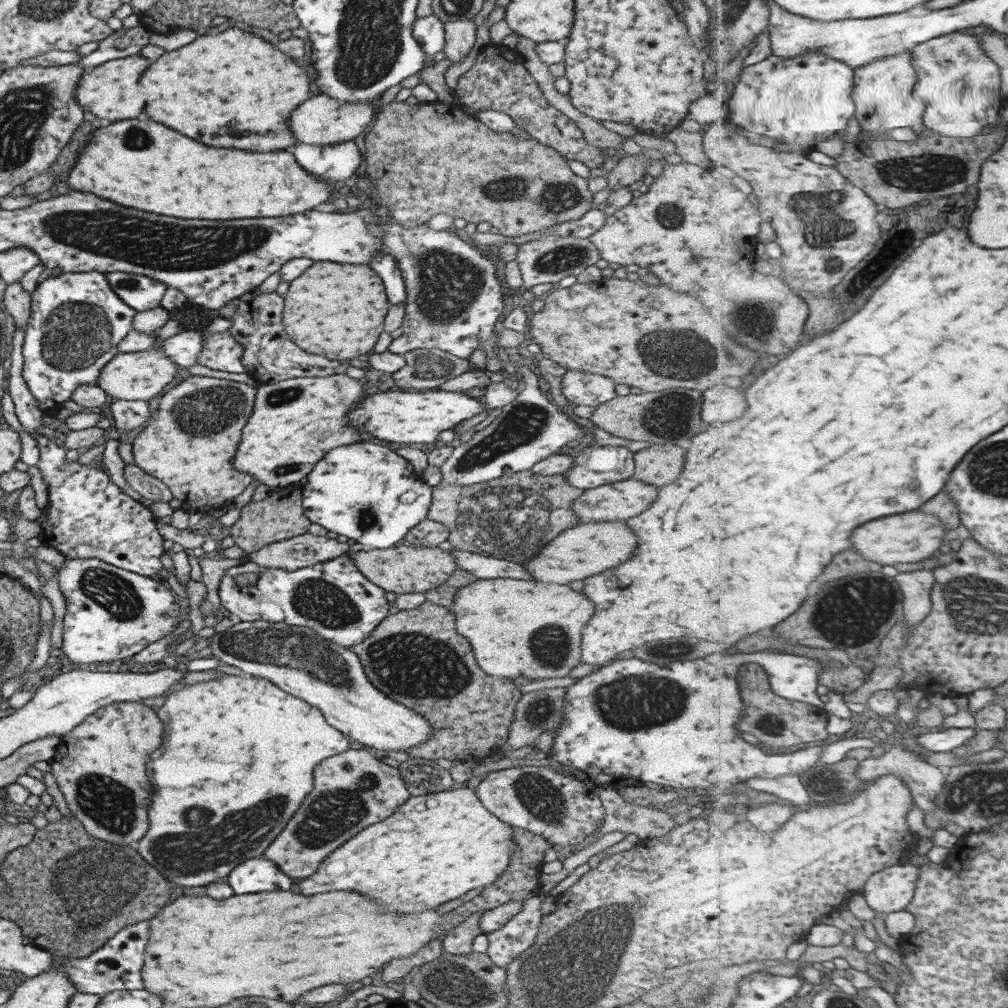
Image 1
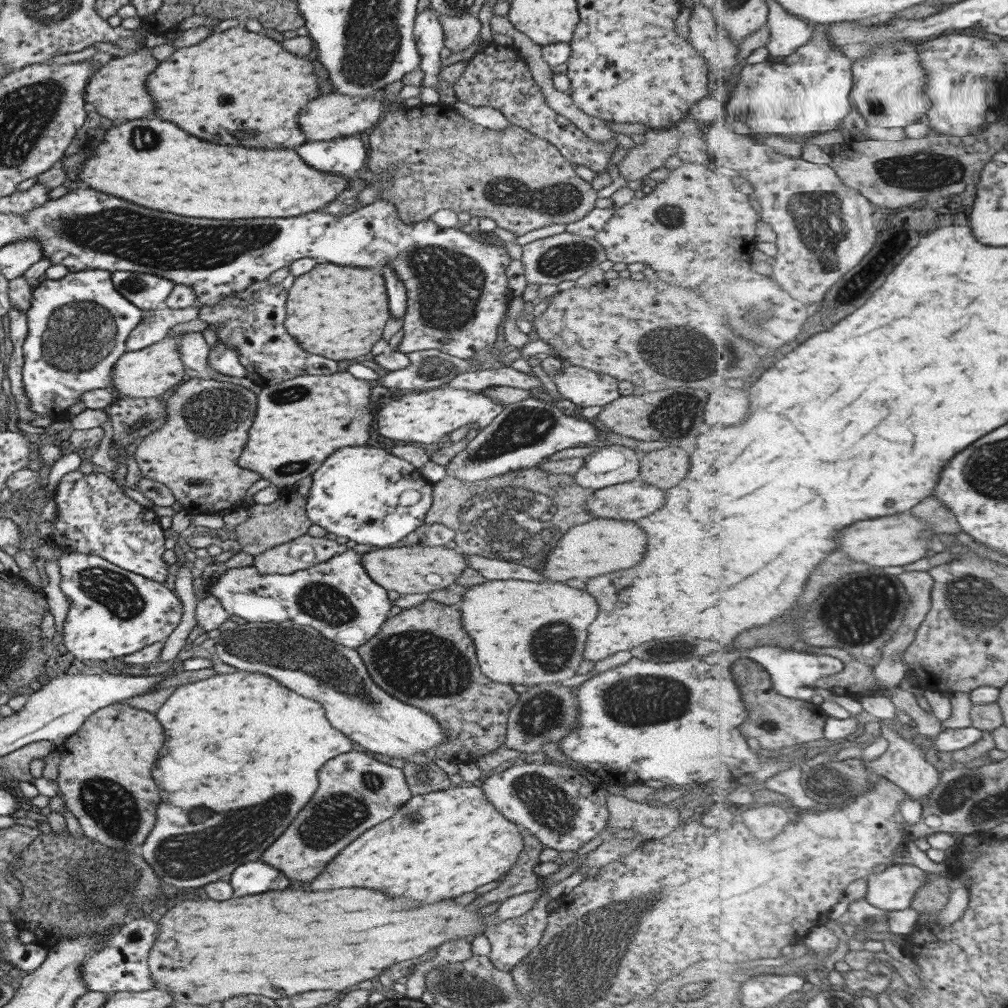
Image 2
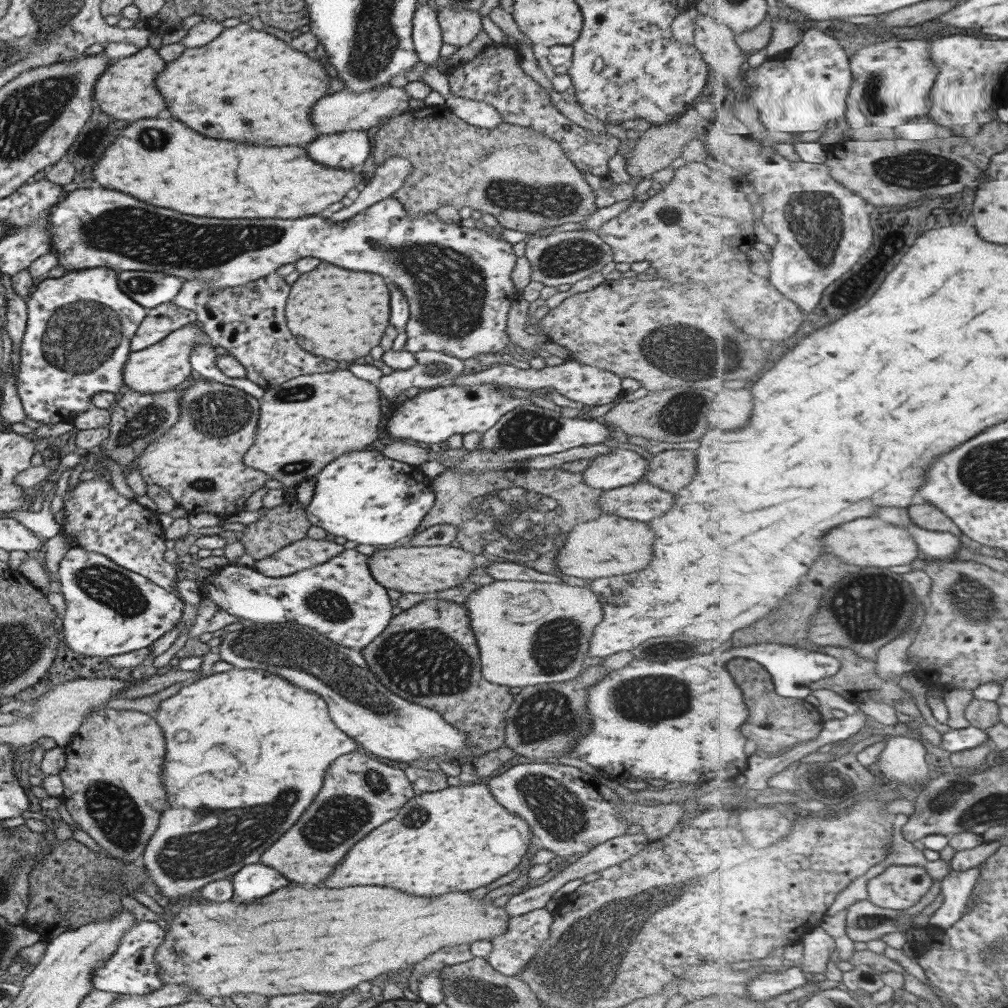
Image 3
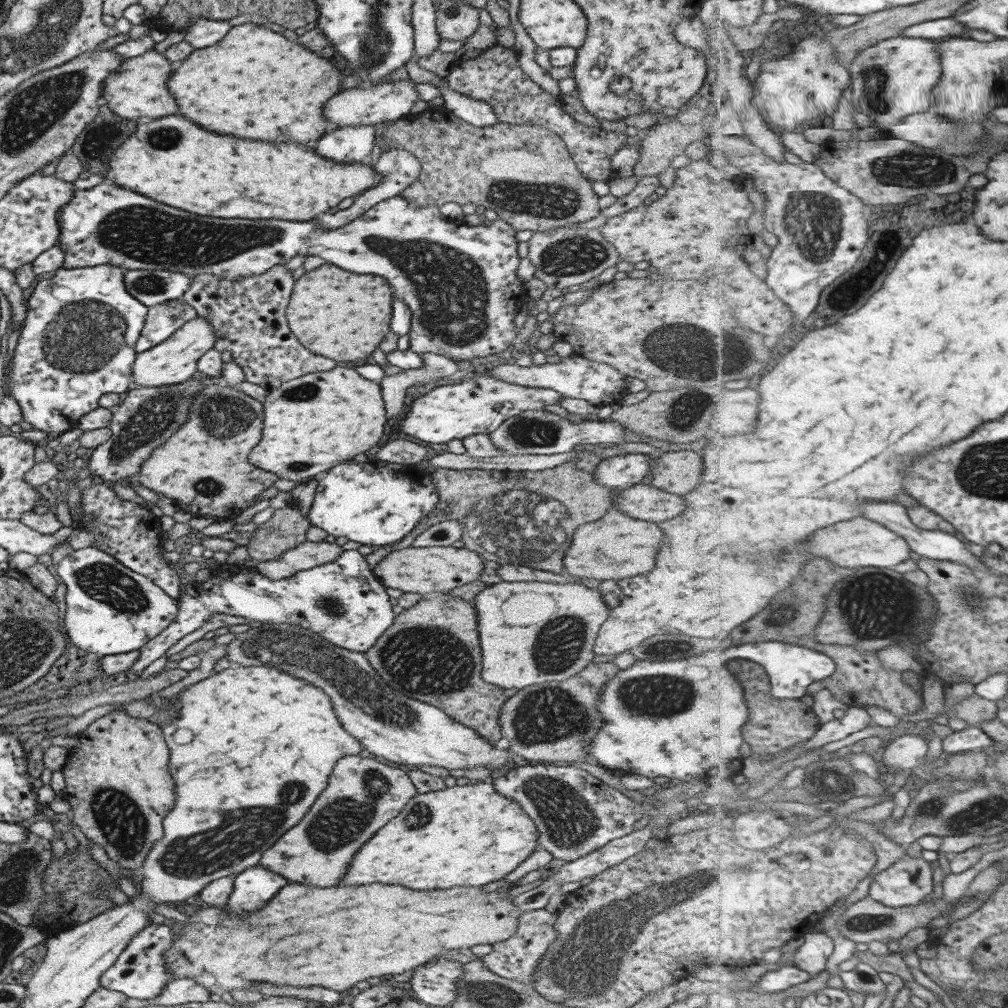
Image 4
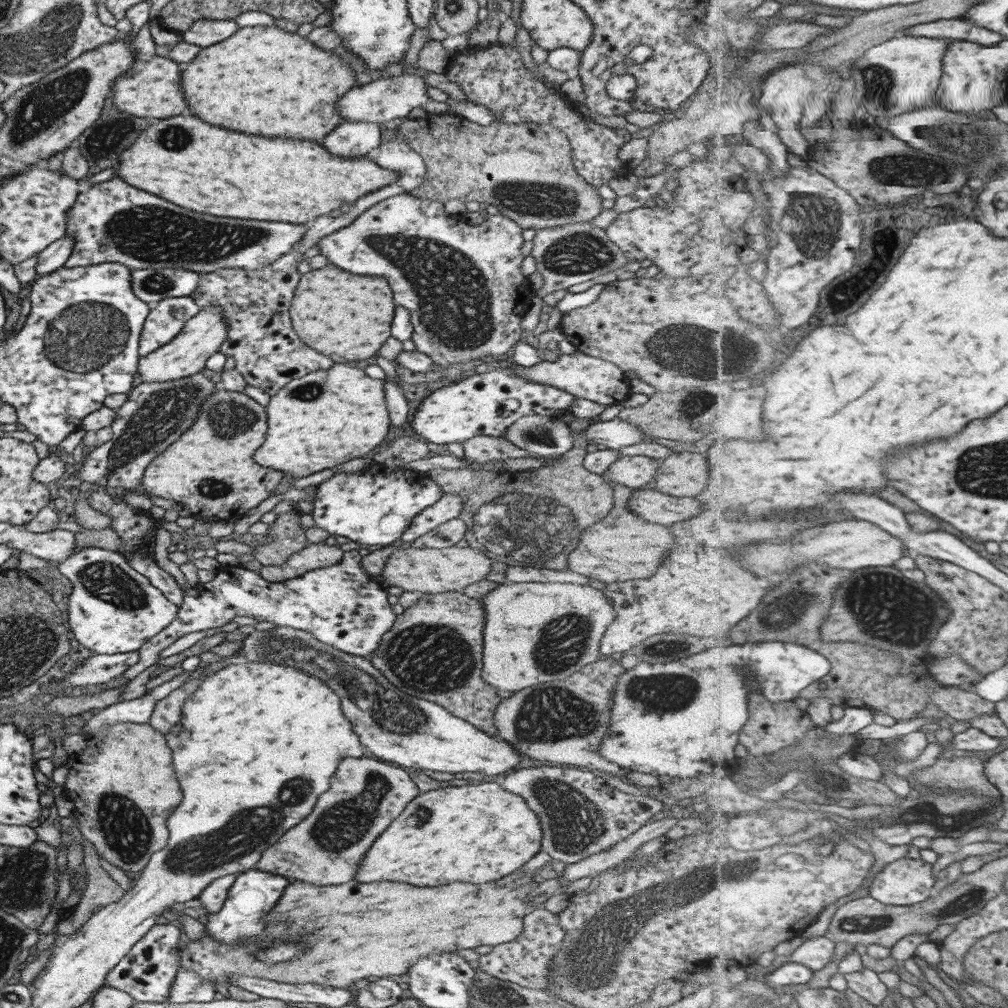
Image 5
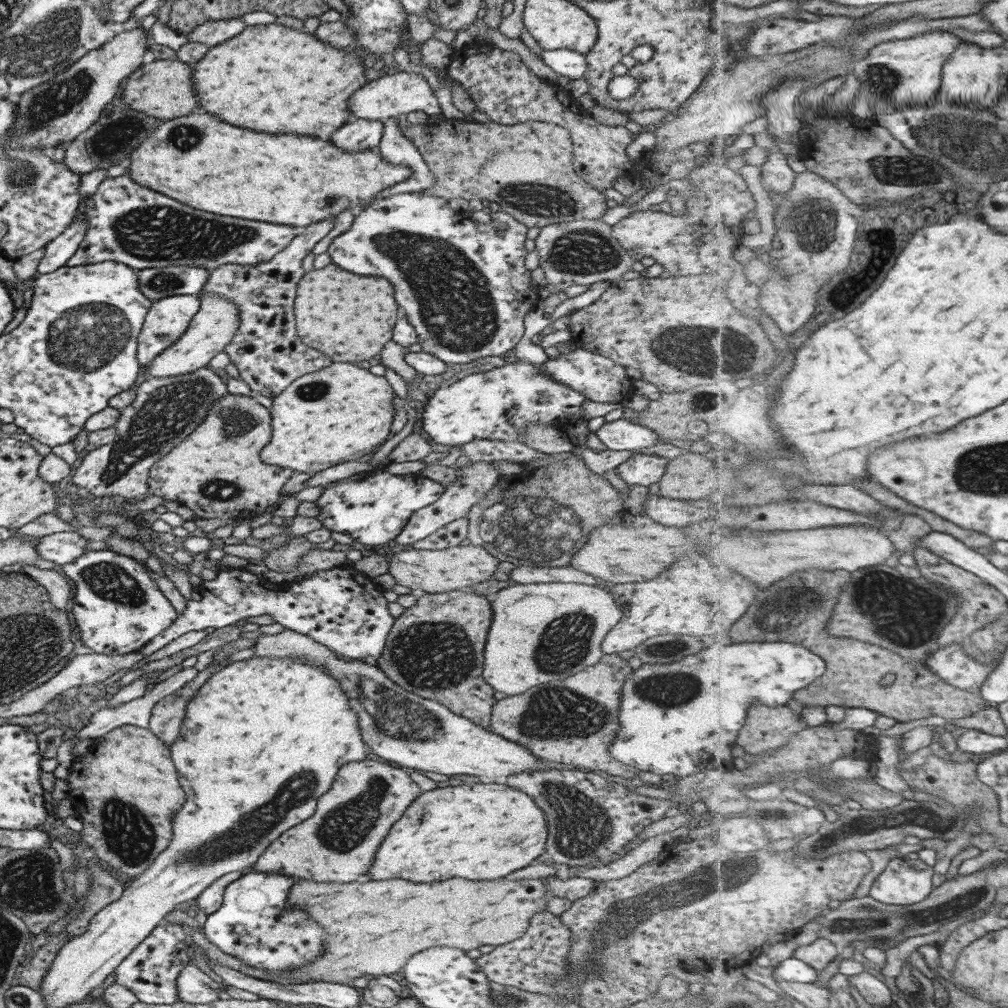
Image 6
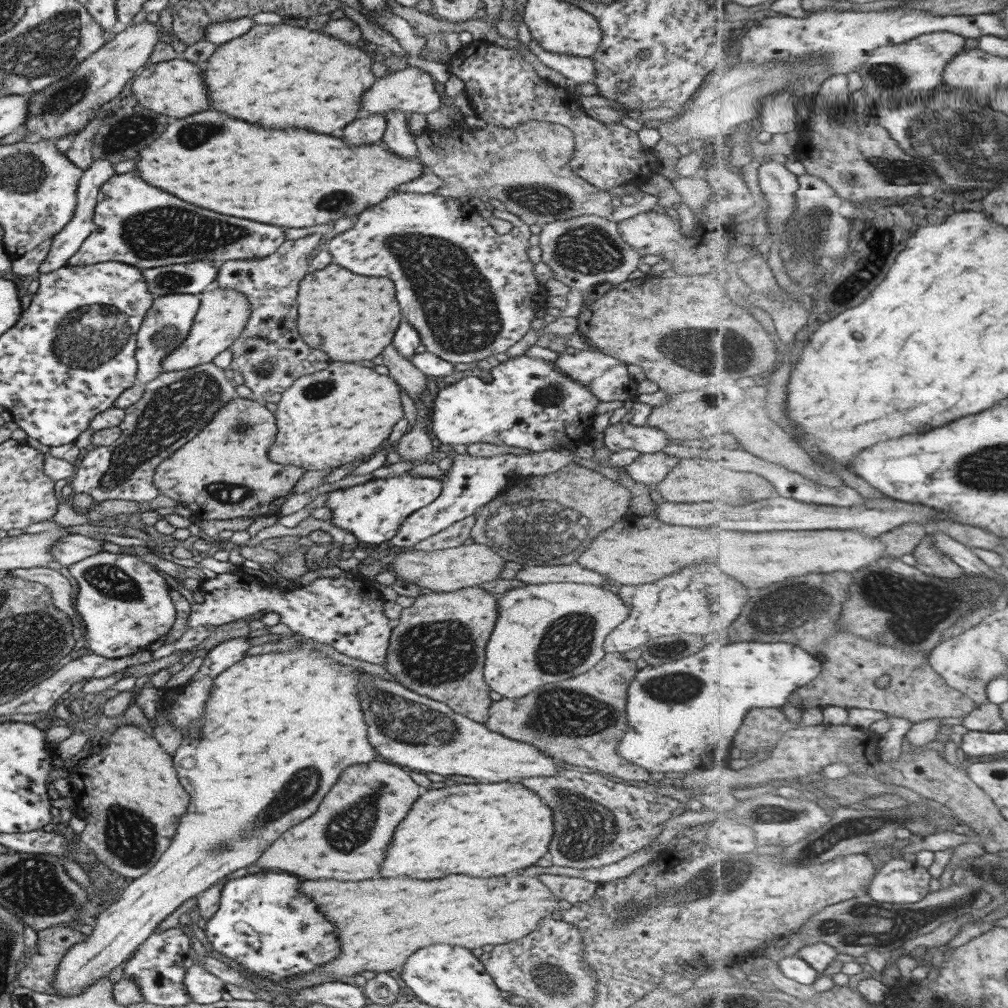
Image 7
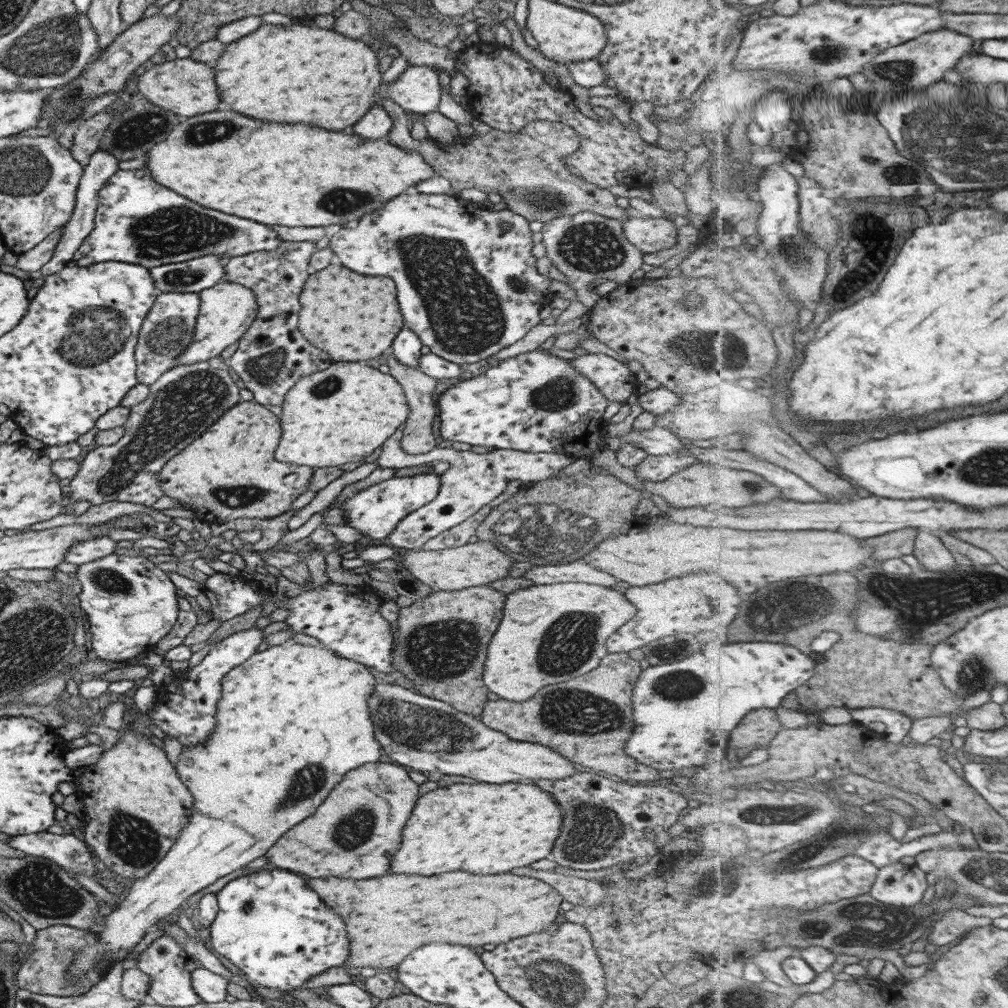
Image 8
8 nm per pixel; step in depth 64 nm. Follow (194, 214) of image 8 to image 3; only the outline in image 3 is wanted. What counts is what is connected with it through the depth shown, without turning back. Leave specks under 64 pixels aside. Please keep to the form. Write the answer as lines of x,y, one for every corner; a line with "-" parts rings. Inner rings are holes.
94,185
90,188
78,188
70,191
65,199
54,204
50,207
49,217
47,218
47,229
51,232
51,245
49,248
50,253
56,253
58,257
58,263
62,266
66,272
83,269
96,269
99,267
107,267
108,269
114,269
114,271
145,271
145,272
158,272
168,274
170,276
182,278
184,281
194,280
198,278
198,281
204,281
208,283
207,286
218,289
228,289
230,287
240,287
248,285
248,282
260,280
260,278
268,277
270,273
276,271
281,266
290,263
296,263
297,260
302,258
309,258
314,256
323,262
330,262
330,264
336,264
336,266
344,266
348,270
366,270
366,272
374,272
374,274
380,274
380,276
388,276
392,282
398,282
396,286
400,286
402,294
408,298
408,304
410,306
410,318
406,324
406,336
407,341
404,346
404,350
408,352
416,353
420,350
435,350
436,352
444,352
444,354
452,355
456,358
466,360
467,358
473,358
478,354
495,353
500,354
500,351
511,341
509,340
506,328
508,328
508,311
513,306
513,302
518,300
521,296
516,290
512,280
511,273
516,264
517,257
512,250
512,244
508,243
502,238
503,226
497,225
492,228
491,231
484,231
482,229
467,228
461,224
448,224
440,221
435,212
429,212
423,214
418,218
411,218
406,214
403,206
399,200
390,196
384,200
376,202
372,206
365,208
362,212
355,214
347,221
333,223
329,221
325,214
312,215
297,219
279,219
279,218
261,218
252,220
216,220
216,218
196,218
196,216
184,216
180,212
174,212
174,210
166,210
166,208
156,208
156,206
150,206
146,202
140,202
128,194
120,194
116,190
108,190
103,186

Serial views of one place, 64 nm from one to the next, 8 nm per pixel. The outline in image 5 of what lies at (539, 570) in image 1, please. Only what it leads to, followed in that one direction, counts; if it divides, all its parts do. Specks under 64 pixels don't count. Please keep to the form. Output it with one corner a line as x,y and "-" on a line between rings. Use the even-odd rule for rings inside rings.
614,484
612,490
614,508
608,512
608,516
600,522
587,526
580,534
580,542
577,542
576,548
569,552
568,568
588,578
596,580
602,578
602,582
632,580
632,574
634,578
648,578
658,570
664,556
672,550
674,536
666,526
648,522
627,508
627,501
634,488
-
598,554
600,554
600,566
598,566

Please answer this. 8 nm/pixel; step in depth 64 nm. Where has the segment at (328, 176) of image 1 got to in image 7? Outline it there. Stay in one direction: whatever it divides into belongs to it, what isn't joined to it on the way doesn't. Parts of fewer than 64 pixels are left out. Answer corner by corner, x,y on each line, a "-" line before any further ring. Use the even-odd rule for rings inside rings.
382,114
366,115
366,118
358,118
352,124
344,128
342,140
346,144
374,144
381,143
382,135
387,127
386,116

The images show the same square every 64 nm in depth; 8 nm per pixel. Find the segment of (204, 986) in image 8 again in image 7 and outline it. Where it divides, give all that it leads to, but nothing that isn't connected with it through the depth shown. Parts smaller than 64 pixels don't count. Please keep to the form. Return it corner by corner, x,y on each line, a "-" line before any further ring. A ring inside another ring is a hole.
199,964
186,969
183,983
191,1001
196,1004
218,1002
225,990
225,982

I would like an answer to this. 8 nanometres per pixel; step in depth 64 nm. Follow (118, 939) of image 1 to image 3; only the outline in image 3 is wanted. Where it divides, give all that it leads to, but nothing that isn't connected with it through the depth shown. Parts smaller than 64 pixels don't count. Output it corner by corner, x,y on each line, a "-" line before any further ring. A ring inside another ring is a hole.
141,920
126,931
119,940
119,947
110,955
110,960
93,972
93,988
118,994
145,995
164,986
157,973
154,953
164,940
165,927
152,921

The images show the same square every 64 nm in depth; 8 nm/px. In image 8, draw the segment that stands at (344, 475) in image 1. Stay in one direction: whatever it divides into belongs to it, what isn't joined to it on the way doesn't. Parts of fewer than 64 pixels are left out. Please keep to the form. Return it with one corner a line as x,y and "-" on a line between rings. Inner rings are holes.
435,472
392,477
364,487
351,497
345,498
339,508
343,509
346,525
356,528
366,538
386,542
387,537
403,518
436,498
440,487
440,476

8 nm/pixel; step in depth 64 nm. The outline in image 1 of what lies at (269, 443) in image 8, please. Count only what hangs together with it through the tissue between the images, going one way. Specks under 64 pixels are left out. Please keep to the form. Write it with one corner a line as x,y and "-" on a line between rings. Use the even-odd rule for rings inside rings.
191,375
176,382
166,392
155,417
130,438
136,466
161,480
182,500
182,510
207,512
232,504
238,494
254,482
251,474
242,474
230,462
240,442
240,432
248,422
257,390
246,383
-
220,422
224,430
220,432

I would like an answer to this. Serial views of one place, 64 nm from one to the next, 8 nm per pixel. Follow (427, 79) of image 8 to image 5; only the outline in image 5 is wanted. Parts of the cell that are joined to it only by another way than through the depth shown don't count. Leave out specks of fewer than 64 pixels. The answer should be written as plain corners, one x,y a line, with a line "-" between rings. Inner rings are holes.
404,73
398,77
377,79
360,88
352,88
346,92
340,102
336,102
338,114
350,122
372,122
376,124
408,117
413,108
424,108
428,113
444,113
449,108
447,103
433,101
426,92
427,85
418,75

